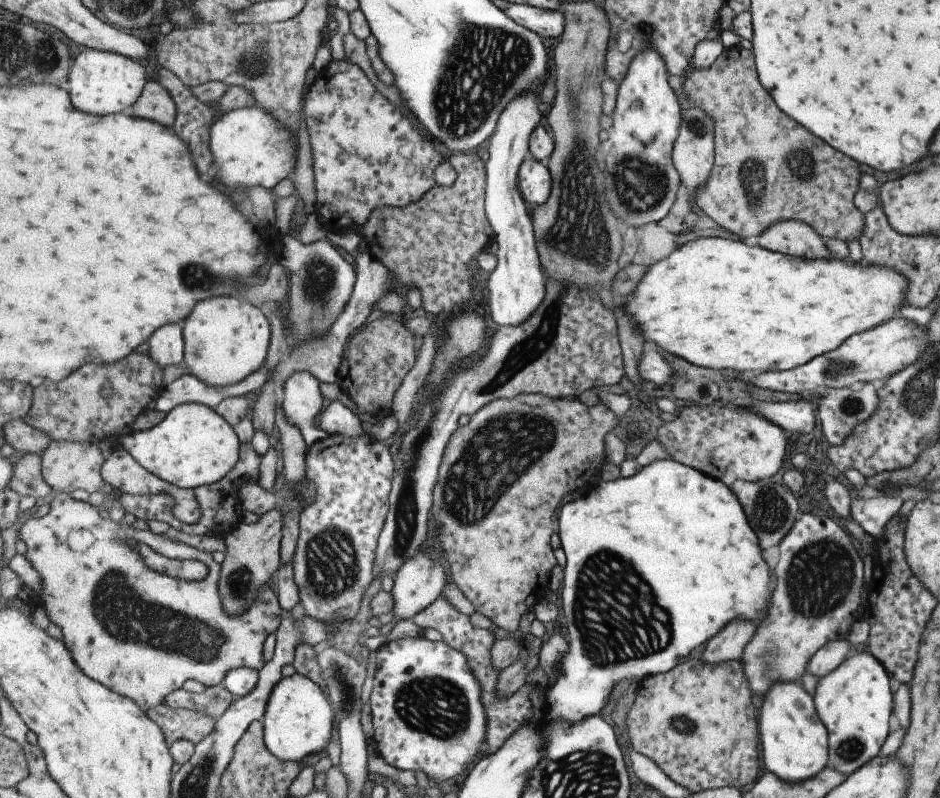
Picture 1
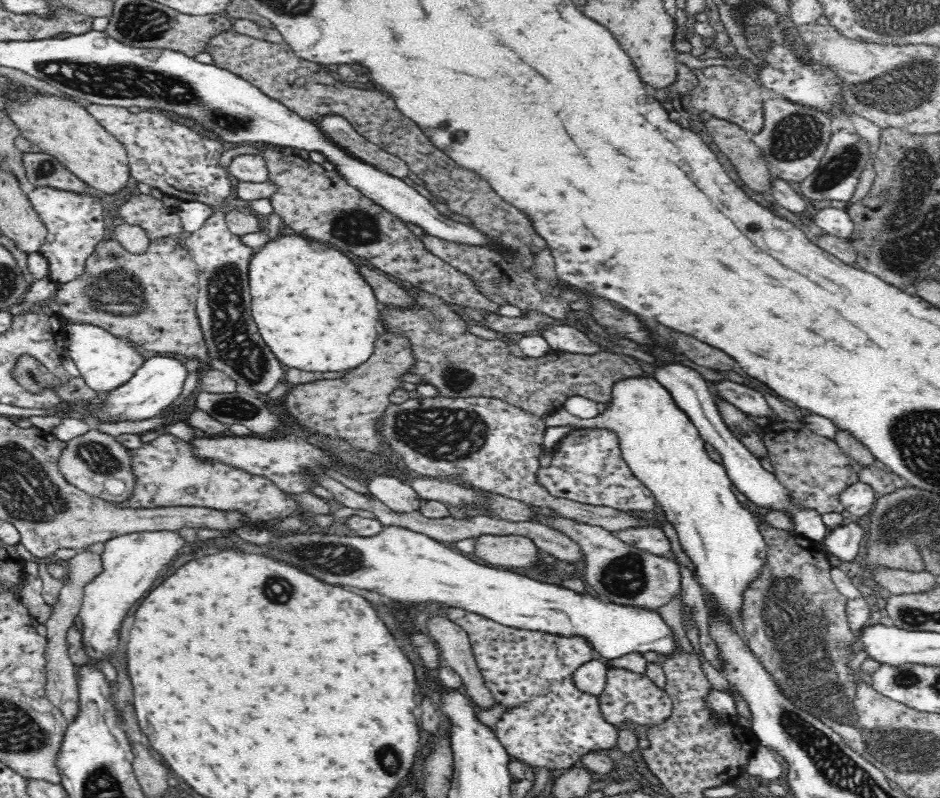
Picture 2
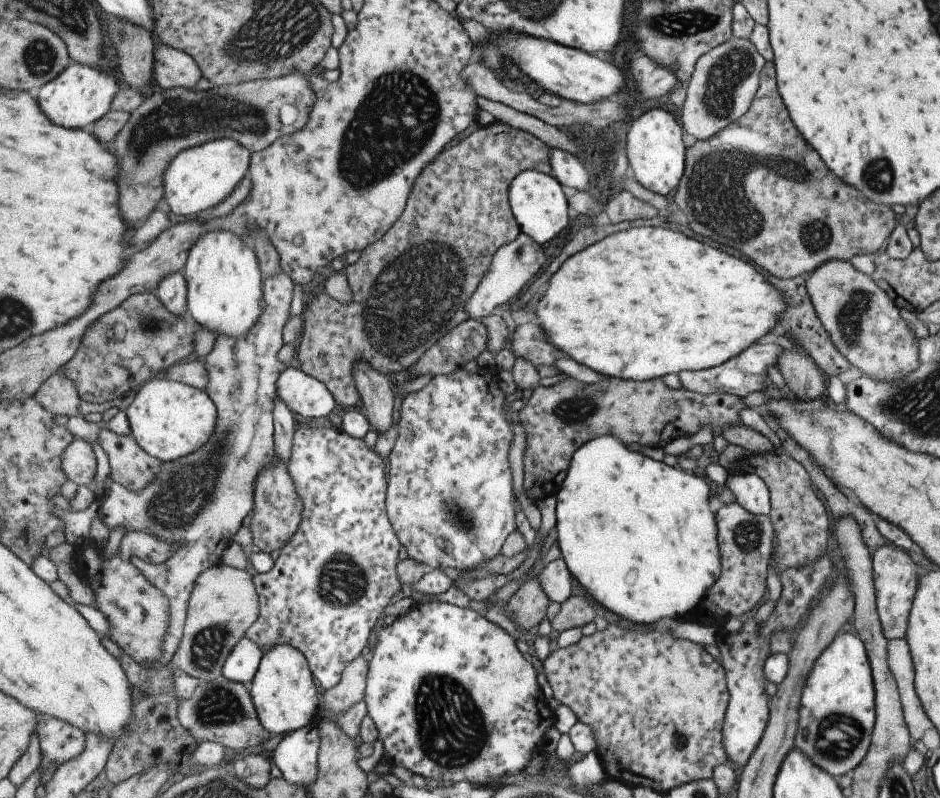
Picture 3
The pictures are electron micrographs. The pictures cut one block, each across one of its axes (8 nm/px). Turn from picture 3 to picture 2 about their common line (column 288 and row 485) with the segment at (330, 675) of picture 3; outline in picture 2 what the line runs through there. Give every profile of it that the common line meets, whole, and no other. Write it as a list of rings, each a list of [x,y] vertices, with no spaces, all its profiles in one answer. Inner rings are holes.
[[[576,430],[564,438],[558,450],[554,450],[554,460],[548,470],[542,470],[540,482],[558,498],[566,498],[578,504],[598,506],[598,508],[614,508],[620,512],[632,510],[656,510],[656,500],[652,492],[640,484],[626,468],[618,440],[600,430]]]

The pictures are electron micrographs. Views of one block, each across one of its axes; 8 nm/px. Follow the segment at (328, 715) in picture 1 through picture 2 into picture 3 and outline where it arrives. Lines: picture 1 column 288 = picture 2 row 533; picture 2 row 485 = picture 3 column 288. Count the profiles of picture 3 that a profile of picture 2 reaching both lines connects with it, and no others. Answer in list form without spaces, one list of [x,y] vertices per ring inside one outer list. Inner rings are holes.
[[[279,644],[265,652],[261,668],[255,680],[251,682],[253,684],[251,694],[263,726],[269,732],[273,732],[273,736],[277,734],[287,736],[287,732],[293,734],[297,730],[313,726],[315,720],[319,718],[321,704],[319,704],[319,690],[313,676],[315,674],[311,670],[309,658],[295,646]]]

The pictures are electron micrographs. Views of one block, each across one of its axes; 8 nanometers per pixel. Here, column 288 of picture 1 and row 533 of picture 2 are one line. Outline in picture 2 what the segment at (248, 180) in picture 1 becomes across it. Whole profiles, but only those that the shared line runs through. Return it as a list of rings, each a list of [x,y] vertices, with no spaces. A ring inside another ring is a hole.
[[[178,530],[132,532],[104,542],[104,552],[102,552],[104,572],[86,586],[86,596],[80,610],[80,618],[86,628],[82,644],[90,660],[92,658],[108,660],[110,652],[116,652],[118,636],[120,636],[118,632],[120,632],[124,614],[140,596],[144,596],[150,590],[150,586],[160,576],[164,566],[172,562],[172,556],[182,546],[186,546],[186,542],[182,536],[178,536]]]

